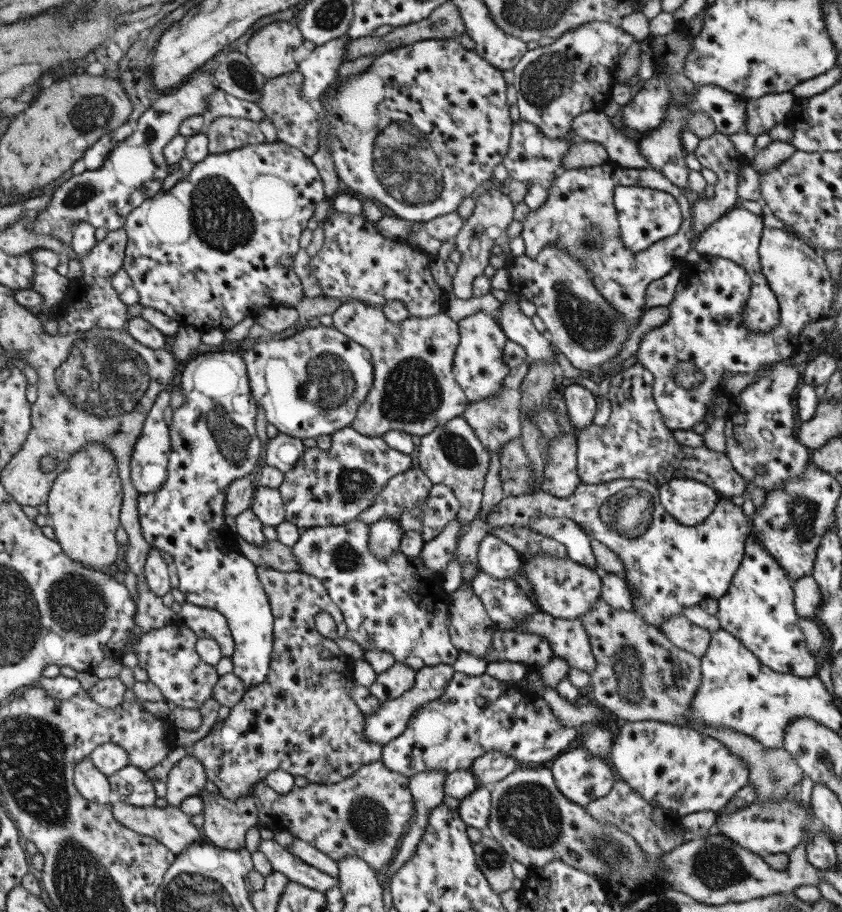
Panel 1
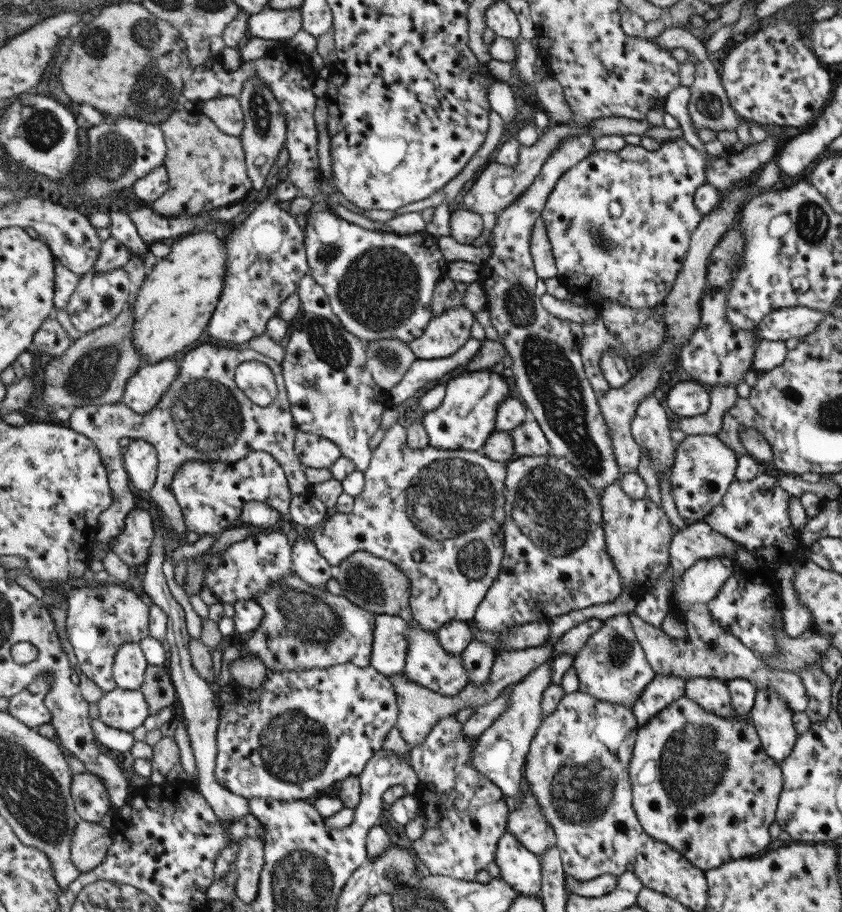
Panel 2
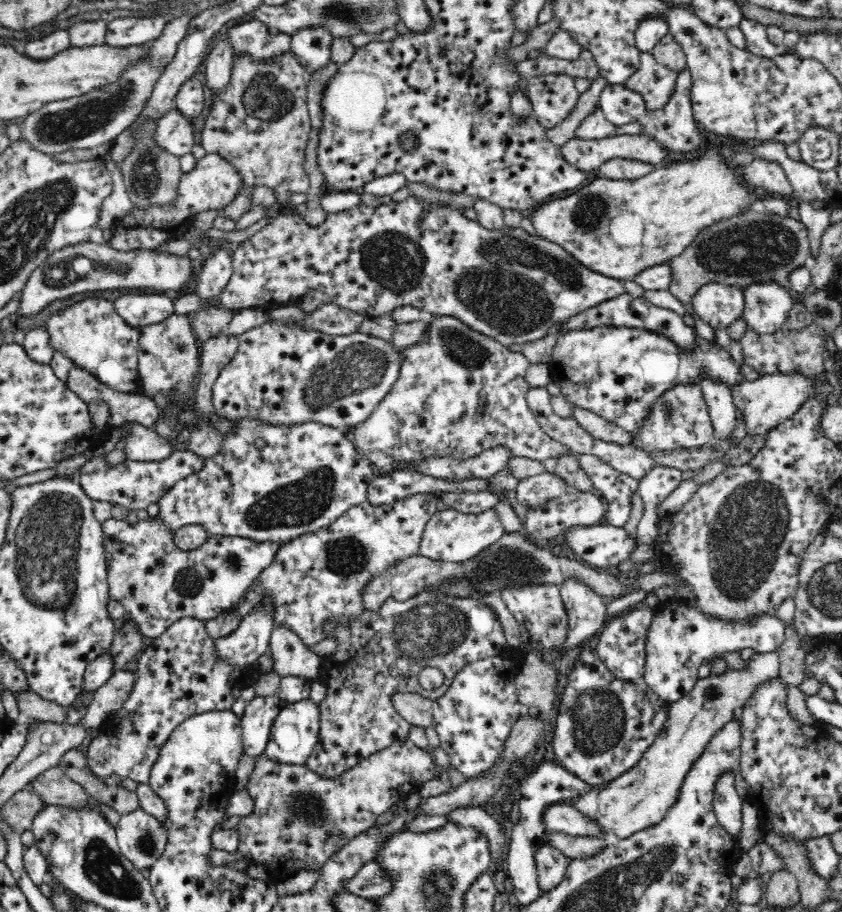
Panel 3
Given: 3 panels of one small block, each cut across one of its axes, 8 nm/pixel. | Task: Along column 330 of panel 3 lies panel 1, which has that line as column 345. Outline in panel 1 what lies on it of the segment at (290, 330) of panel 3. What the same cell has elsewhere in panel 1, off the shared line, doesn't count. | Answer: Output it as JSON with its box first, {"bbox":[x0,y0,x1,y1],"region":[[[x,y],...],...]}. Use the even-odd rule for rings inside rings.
{"bbox":[240,326,373,440],"region":[[[306,326],[280,340],[263,337],[251,349],[243,351],[240,357],[246,366],[251,396],[263,408],[266,422],[272,424],[279,433],[301,440],[330,435],[340,428],[350,426],[373,380],[370,352],[345,338],[343,333],[332,326]]]}

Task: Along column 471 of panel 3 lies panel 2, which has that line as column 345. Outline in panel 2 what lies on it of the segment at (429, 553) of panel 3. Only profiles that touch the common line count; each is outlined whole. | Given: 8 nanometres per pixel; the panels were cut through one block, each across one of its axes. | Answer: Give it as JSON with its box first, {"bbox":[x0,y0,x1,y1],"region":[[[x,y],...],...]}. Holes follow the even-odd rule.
{"bbox":[311,423,506,632],"region":[[[394,423],[384,430],[383,438],[378,445],[371,450],[371,456],[367,468],[362,472],[364,476],[364,486],[362,492],[354,497],[353,510],[349,514],[340,514],[336,512],[329,516],[327,520],[321,522],[311,536],[311,542],[319,556],[321,556],[329,567],[335,569],[341,560],[347,559],[347,556],[353,555],[353,552],[364,551],[376,558],[388,561],[401,574],[407,576],[409,580],[409,602],[408,612],[411,619],[415,621],[422,630],[435,632],[439,626],[442,626],[449,620],[467,621],[472,619],[475,609],[491,586],[491,583],[497,578],[500,571],[500,563],[503,559],[503,522],[504,512],[504,478],[506,474],[506,465],[503,462],[489,460],[479,451],[464,450],[443,450],[433,448],[427,445],[423,449],[411,449],[407,445],[405,429],[399,424]]]}

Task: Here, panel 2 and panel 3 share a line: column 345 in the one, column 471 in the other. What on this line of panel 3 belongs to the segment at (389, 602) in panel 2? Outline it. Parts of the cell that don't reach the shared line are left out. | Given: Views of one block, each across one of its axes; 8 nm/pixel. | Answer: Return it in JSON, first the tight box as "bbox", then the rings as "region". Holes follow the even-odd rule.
{"bbox":[364,533,628,614],"region":[[[507,533],[501,536],[492,546],[484,548],[483,552],[466,562],[452,563],[442,562],[440,560],[432,560],[424,556],[414,556],[406,558],[400,565],[388,569],[388,572],[384,572],[380,578],[372,580],[366,588],[364,588],[364,606],[365,610],[369,610],[376,614],[380,612],[382,604],[391,598],[392,600],[406,601],[411,598],[418,598],[420,594],[425,594],[433,590],[437,594],[445,594],[450,598],[481,598],[482,596],[488,596],[488,594],[495,594],[496,596],[502,596],[504,588],[522,588],[524,584],[554,584],[560,585],[566,579],[573,577],[584,579],[585,583],[603,598],[608,598],[609,601],[618,600],[618,598],[624,598],[628,594],[628,583],[626,579],[621,577],[618,573],[610,571],[607,573],[599,573],[598,570],[590,570],[587,566],[582,566],[574,560],[570,560],[568,556],[556,556],[552,550],[544,548],[541,544],[534,544],[532,541],[528,541],[525,536],[520,533]]]}

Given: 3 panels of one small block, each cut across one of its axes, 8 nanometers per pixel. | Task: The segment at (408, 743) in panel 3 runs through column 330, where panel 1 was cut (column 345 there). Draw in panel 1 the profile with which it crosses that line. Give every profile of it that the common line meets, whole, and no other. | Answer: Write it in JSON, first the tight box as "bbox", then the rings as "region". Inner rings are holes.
{"bbox":[199,762,414,870],"region":[[[380,762],[365,764],[347,778],[333,784],[307,783],[285,794],[277,794],[260,780],[252,792],[237,800],[227,800],[211,787],[199,794],[203,803],[202,826],[205,842],[213,847],[234,849],[244,846],[245,831],[252,826],[285,829],[337,861],[356,856],[373,870],[387,866],[394,857],[414,814],[408,777],[385,768]]]}

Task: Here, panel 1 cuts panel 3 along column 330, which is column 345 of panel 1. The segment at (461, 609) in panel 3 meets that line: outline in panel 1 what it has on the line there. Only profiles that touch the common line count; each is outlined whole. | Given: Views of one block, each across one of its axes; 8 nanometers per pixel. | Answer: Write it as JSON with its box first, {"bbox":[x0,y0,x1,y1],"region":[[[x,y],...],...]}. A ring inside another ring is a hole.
{"bbox":[144,565,382,800],"region":[[[262,565],[256,568],[256,575],[273,615],[273,642],[267,674],[259,684],[245,689],[239,702],[228,710],[228,715],[222,721],[215,721],[200,740],[187,747],[175,744],[163,760],[144,772],[157,798],[165,796],[167,775],[184,756],[201,760],[208,786],[227,800],[247,796],[252,792],[254,784],[264,780],[271,771],[283,770],[293,777],[306,778],[309,783],[333,784],[347,778],[365,764],[380,761],[382,746],[364,739],[364,714],[350,697],[350,690],[355,683],[352,675],[354,661],[341,652],[336,640],[319,636],[313,628],[315,614],[327,612],[335,620],[339,639],[345,638],[346,627],[341,611],[332,603],[321,581],[314,576],[299,571],[279,572]]]}

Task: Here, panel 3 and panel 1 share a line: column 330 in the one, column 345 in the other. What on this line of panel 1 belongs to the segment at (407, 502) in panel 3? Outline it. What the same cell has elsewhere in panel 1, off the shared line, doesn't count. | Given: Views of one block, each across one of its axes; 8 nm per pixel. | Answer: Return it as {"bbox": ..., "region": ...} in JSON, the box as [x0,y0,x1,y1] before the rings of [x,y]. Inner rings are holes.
{"bbox":[291,519,459,671],"region":[[[359,519],[343,526],[327,526],[303,529],[297,542],[291,547],[291,554],[297,562],[299,572],[314,576],[325,587],[332,603],[341,611],[346,627],[345,638],[356,642],[361,650],[383,650],[391,654],[394,662],[402,662],[416,671],[437,664],[452,665],[459,651],[448,637],[447,615],[449,598],[441,588],[432,590],[430,583],[432,572],[420,564],[419,557],[413,560],[397,550],[387,562],[377,560],[367,550],[368,526]]]}

